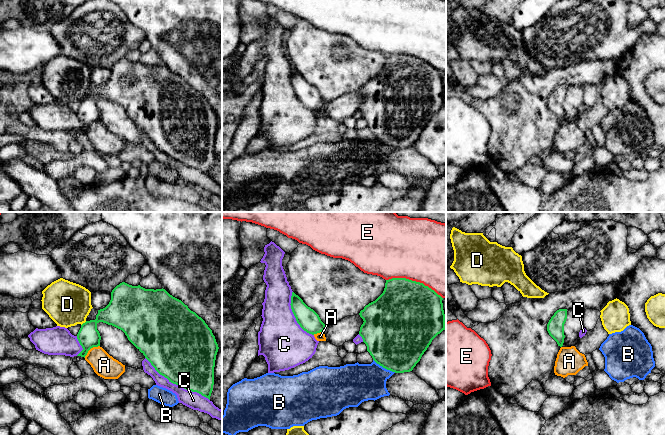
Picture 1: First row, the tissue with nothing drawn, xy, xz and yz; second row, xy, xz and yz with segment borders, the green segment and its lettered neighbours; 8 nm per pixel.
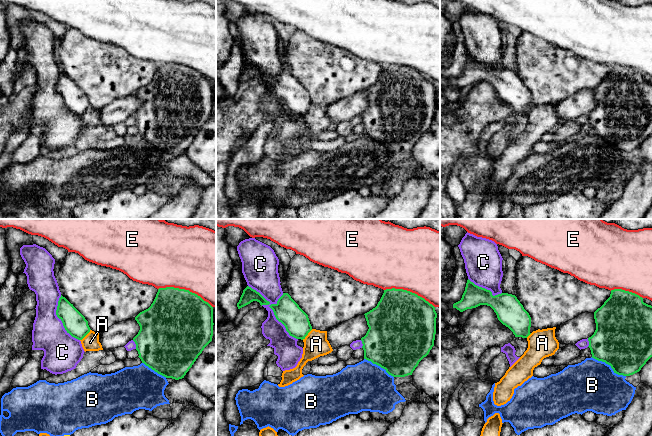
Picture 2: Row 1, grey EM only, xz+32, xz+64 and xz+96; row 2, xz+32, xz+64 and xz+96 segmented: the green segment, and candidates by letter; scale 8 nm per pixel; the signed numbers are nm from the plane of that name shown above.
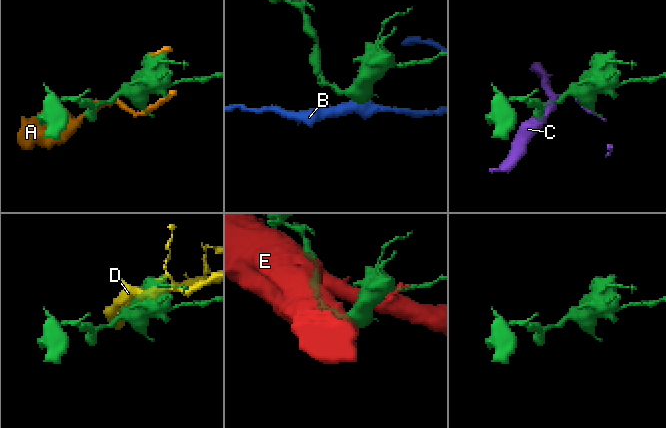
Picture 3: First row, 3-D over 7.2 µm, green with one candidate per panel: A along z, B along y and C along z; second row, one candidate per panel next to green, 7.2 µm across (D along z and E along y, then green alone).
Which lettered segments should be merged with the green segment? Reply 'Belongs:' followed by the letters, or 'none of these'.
Belongs: none of these

